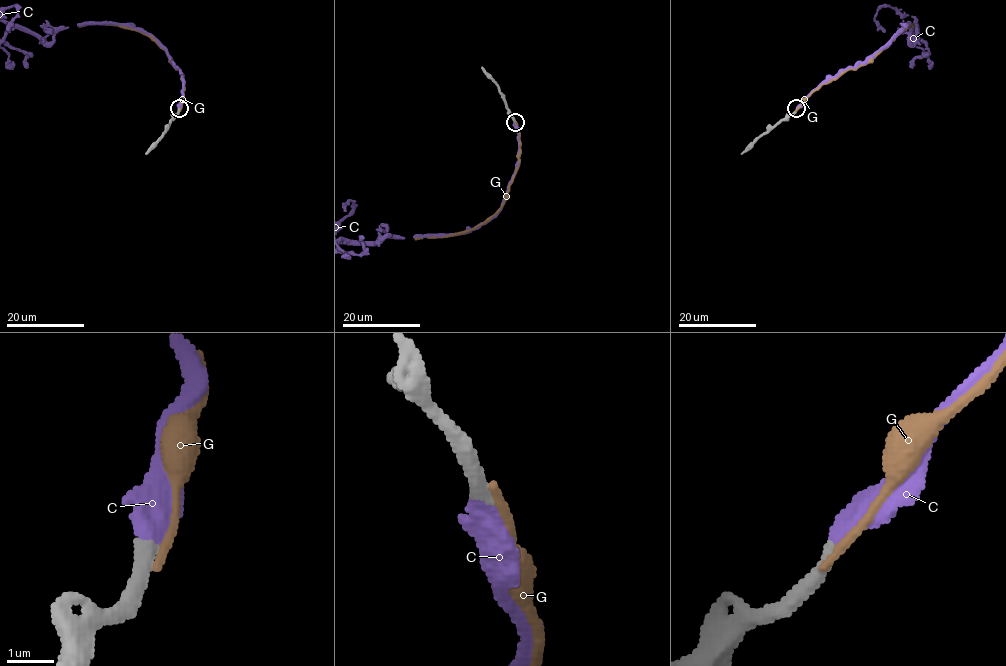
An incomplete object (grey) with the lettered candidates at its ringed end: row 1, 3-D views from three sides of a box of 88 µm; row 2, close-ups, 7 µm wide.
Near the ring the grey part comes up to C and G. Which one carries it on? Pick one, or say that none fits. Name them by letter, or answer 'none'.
C

